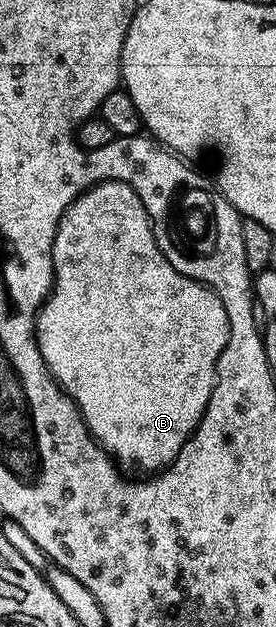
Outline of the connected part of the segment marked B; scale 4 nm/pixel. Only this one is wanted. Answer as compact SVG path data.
M99 181L74 199L61 217L59 227L55 231L53 288L37 311L35 336L37 349L41 352L49 376L77 404L77 409L87 423L93 438L122 466L134 465L135 468L142 469L142 474L153 475L169 468L169 464L177 458L179 451L203 419L205 408L211 399L213 384L217 381L217 360L227 347L229 324L227 311L221 300L217 298L217 294L208 285L202 285L201 282L193 281L187 275L180 273L163 255L157 237L153 234L153 222L150 221L143 207L143 199L139 199L137 192L125 181Z

